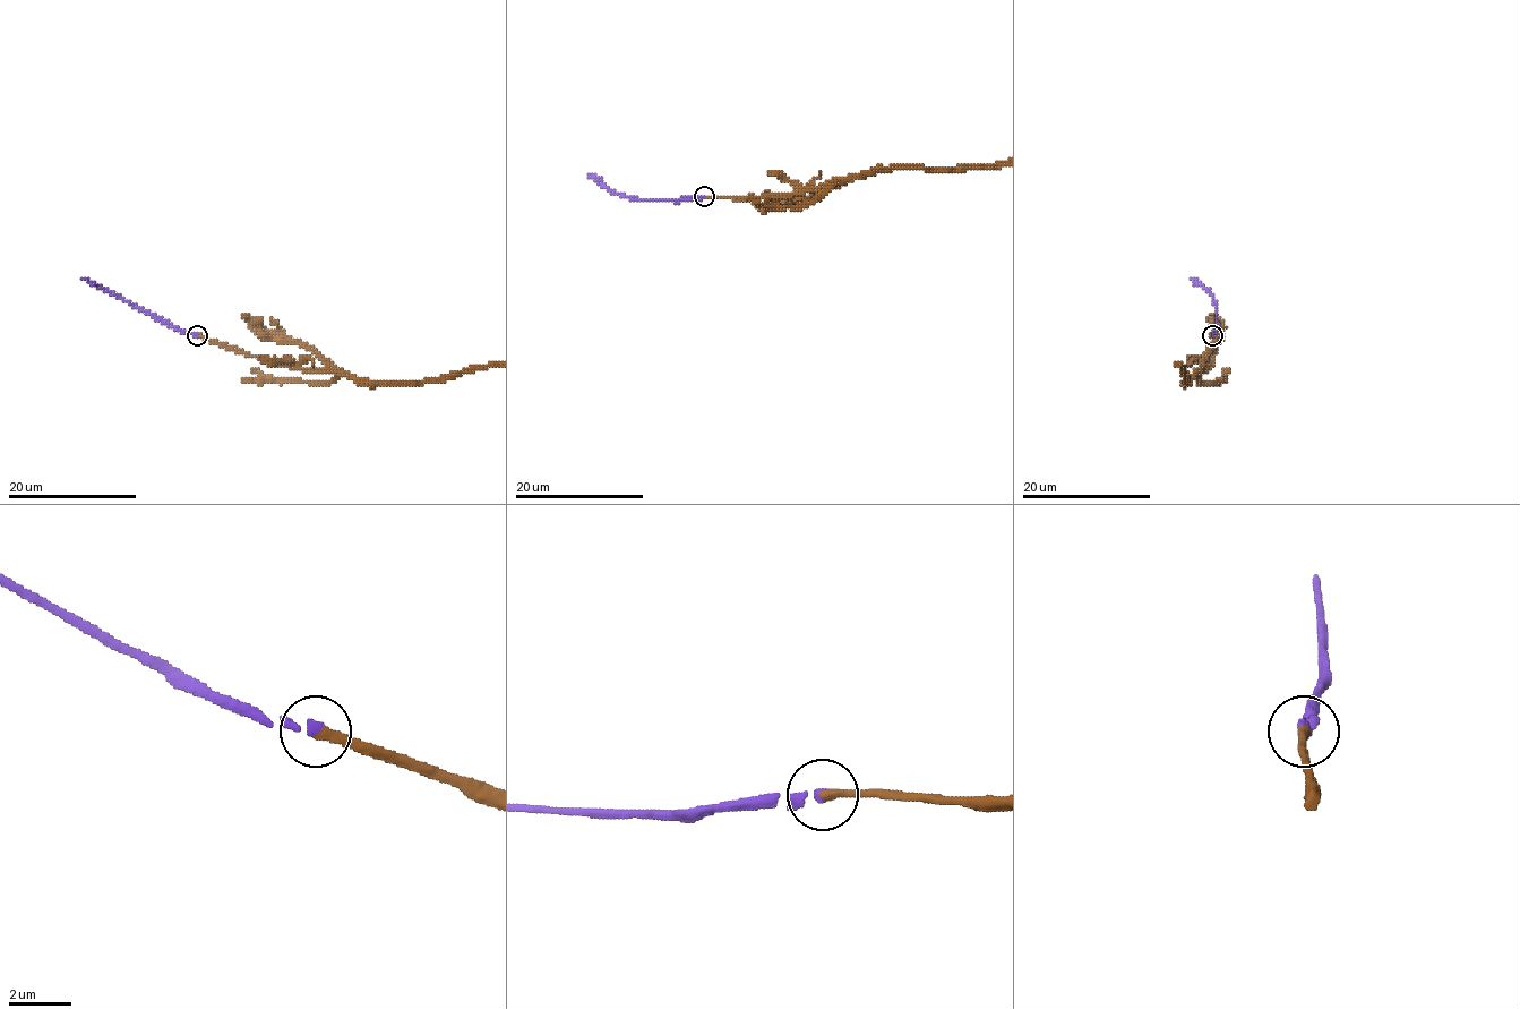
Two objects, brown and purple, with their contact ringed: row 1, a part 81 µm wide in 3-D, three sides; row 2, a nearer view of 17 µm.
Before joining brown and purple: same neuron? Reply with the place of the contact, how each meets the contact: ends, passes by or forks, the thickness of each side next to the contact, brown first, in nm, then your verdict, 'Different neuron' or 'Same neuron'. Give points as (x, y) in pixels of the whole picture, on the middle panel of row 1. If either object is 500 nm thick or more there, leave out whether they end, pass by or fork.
Place: (704, 196). At the ring brown ends. At the ring purple ends. Thickness 320 nm (brown) against 280 nm. Same neuron

